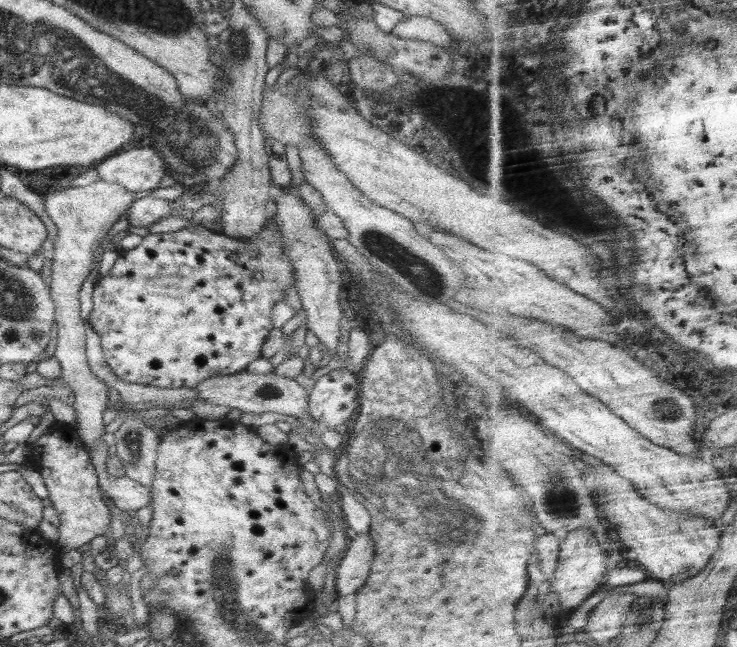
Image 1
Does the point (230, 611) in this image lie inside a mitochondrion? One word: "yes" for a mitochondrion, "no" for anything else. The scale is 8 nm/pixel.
yes

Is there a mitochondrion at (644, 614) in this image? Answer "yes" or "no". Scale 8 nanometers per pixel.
yes

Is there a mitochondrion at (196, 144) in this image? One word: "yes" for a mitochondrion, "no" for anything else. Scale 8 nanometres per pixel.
yes

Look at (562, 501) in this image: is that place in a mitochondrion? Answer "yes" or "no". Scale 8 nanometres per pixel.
yes

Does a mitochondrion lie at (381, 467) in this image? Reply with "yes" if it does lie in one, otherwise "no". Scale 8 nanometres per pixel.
yes

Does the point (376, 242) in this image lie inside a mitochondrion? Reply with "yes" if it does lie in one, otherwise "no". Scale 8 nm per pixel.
yes

